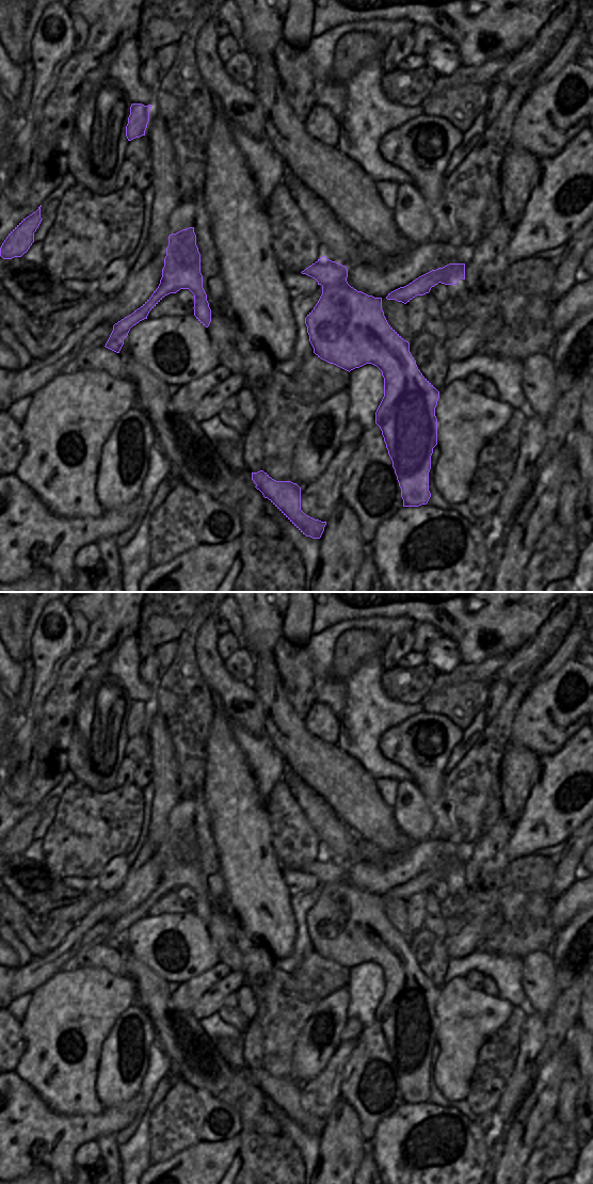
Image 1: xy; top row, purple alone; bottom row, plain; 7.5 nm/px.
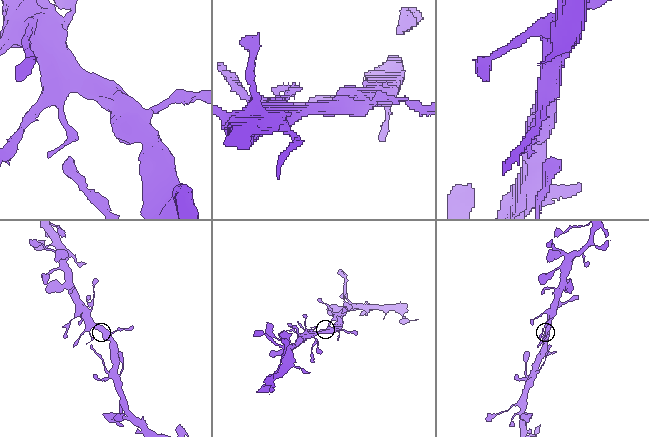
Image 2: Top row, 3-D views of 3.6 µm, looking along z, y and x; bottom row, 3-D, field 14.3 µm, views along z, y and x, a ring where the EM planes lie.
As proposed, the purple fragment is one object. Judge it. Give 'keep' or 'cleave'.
keep

